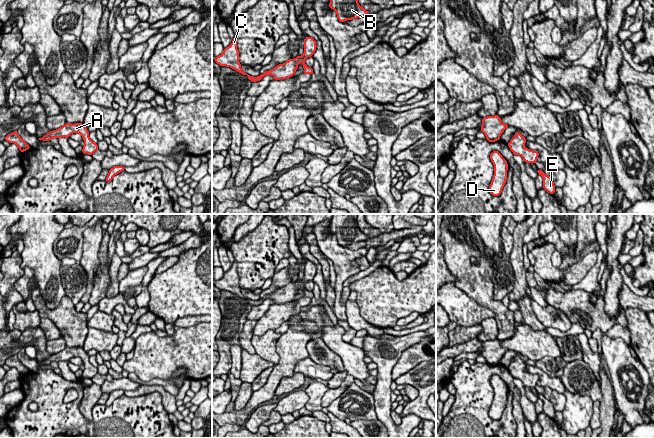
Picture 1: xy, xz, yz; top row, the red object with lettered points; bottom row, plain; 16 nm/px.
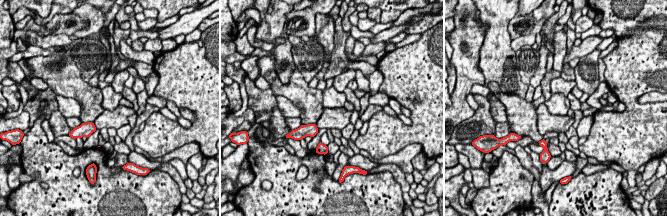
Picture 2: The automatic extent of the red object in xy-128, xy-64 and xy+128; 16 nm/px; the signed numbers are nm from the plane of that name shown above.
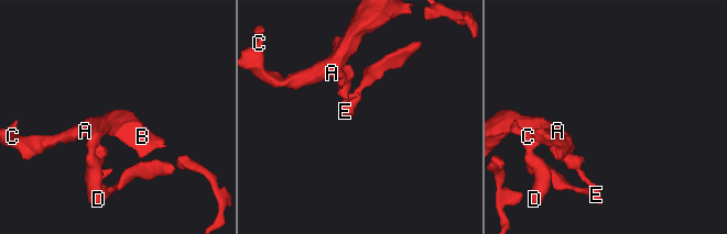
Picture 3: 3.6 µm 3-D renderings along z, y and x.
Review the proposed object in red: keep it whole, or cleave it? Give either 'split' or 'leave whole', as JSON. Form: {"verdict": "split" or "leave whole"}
{"verdict": "leave whole"}

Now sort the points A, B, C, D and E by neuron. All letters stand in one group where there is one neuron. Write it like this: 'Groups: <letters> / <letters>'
Groups: A B C D E

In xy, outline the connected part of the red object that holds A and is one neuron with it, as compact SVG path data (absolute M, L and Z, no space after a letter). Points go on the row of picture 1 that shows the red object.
M66 123L62 127L50 131L46 135L44 135L42 138L39 138L39 140L43 141L49 141L52 138L68 138L71 134L73 133L80 133L81 136L83 137L85 145L83 146L82 153L83 154L88 154L92 155L95 151L98 150L98 145L97 143L94 143L90 138L89 138L89 132L87 128L83 125L83 123Z

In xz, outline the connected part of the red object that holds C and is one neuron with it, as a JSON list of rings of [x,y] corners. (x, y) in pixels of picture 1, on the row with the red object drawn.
[[[234,37],[233,40],[232,40],[232,43],[230,46],[228,46],[227,48],[224,48],[223,50],[223,53],[220,55],[220,56],[217,56],[215,57],[215,62],[217,64],[219,64],[220,66],[226,66],[226,67],[230,67],[234,70],[236,70],[237,72],[243,74],[243,75],[247,75],[248,76],[248,79],[251,80],[252,82],[256,82],[256,81],[260,81],[265,75],[272,75],[274,77],[275,80],[280,80],[280,79],[286,79],[286,78],[290,78],[292,77],[297,68],[298,68],[298,65],[300,62],[303,63],[303,68],[304,68],[304,74],[310,74],[312,75],[313,74],[313,69],[312,67],[308,67],[306,64],[305,64],[305,60],[308,58],[308,57],[311,57],[313,56],[314,52],[316,51],[316,41],[312,38],[312,37],[306,37],[304,39],[304,53],[302,56],[297,56],[295,59],[289,59],[288,61],[286,61],[285,63],[283,64],[279,64],[277,65],[276,67],[274,67],[273,69],[269,70],[269,71],[266,71],[264,72],[263,74],[257,76],[257,77],[253,77],[253,76],[250,76],[248,74],[246,74],[242,69],[241,69],[241,64],[239,62],[239,51],[237,49],[237,38]]]

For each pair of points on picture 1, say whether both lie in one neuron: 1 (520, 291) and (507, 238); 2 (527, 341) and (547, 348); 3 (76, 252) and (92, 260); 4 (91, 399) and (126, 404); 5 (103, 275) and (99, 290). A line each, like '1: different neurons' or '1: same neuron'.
1: different neurons
2: same neuron
3: different neurons
4: different neurons
5: same neuron

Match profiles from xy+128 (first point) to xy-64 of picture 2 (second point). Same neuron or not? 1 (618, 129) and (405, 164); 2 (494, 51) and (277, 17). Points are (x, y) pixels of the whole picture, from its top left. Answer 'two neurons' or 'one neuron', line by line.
1: two neurons
2: one neuron

